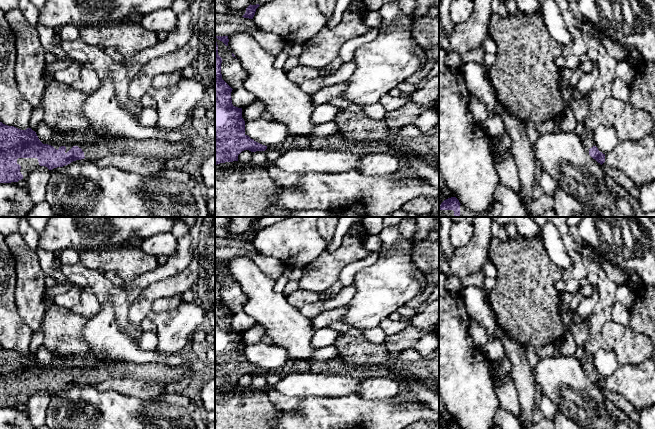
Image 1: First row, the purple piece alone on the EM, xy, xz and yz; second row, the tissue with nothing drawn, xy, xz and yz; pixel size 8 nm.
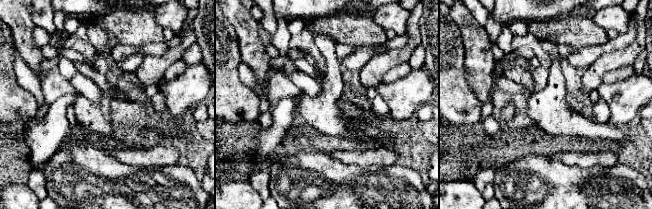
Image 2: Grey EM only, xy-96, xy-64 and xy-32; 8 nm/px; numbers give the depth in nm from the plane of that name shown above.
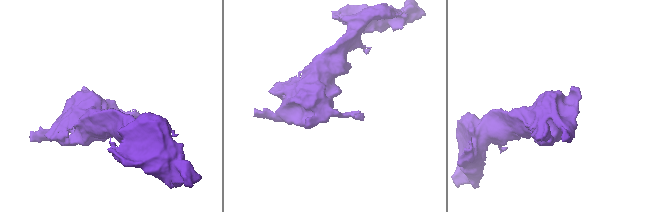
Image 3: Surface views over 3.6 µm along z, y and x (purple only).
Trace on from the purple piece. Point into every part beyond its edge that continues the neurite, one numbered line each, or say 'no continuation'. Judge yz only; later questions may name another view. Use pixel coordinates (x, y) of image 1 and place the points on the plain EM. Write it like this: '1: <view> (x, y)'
1: yz (586, 361)

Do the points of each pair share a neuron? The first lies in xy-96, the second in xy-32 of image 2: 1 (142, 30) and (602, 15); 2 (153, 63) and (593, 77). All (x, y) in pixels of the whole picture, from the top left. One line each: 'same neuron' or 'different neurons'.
1: different neurons
2: same neuron

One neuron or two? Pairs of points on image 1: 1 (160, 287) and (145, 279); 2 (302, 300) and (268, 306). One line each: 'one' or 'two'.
1: two
2: two

